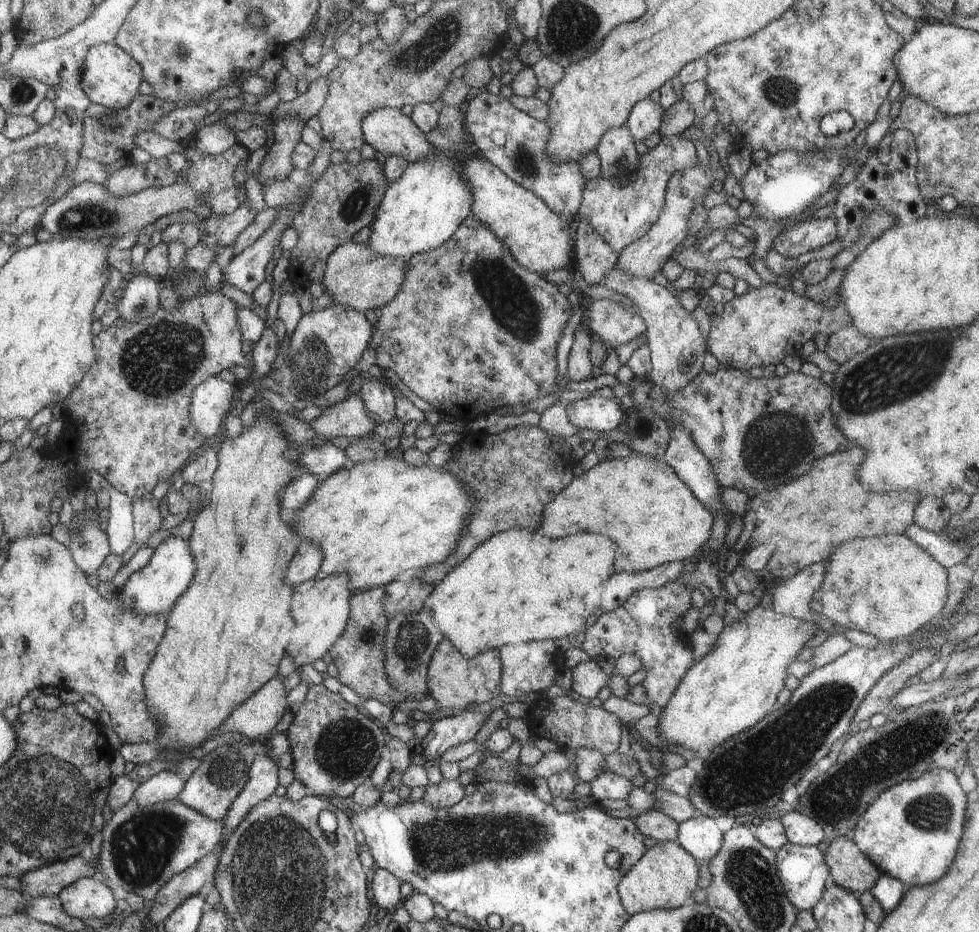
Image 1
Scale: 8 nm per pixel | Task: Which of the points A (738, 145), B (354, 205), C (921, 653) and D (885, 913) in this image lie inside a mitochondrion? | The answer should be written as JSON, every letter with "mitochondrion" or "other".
{"A":"other","B":"mitochondrion","C":"other","D":"other"}

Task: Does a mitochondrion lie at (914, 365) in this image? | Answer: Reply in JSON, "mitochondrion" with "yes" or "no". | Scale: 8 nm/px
{"mitochondrion":"yes"}

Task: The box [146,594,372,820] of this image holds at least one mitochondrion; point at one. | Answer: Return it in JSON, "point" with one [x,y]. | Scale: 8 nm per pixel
{"point":[225,770]}

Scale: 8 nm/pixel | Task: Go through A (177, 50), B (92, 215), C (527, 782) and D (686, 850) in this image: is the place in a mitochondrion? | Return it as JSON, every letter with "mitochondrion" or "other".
{"A":"mitochondrion","B":"mitochondrion","C":"other","D":"other"}

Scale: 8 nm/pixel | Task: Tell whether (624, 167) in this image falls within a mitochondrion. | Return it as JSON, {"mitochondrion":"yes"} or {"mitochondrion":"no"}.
{"mitochondrion":"yes"}

